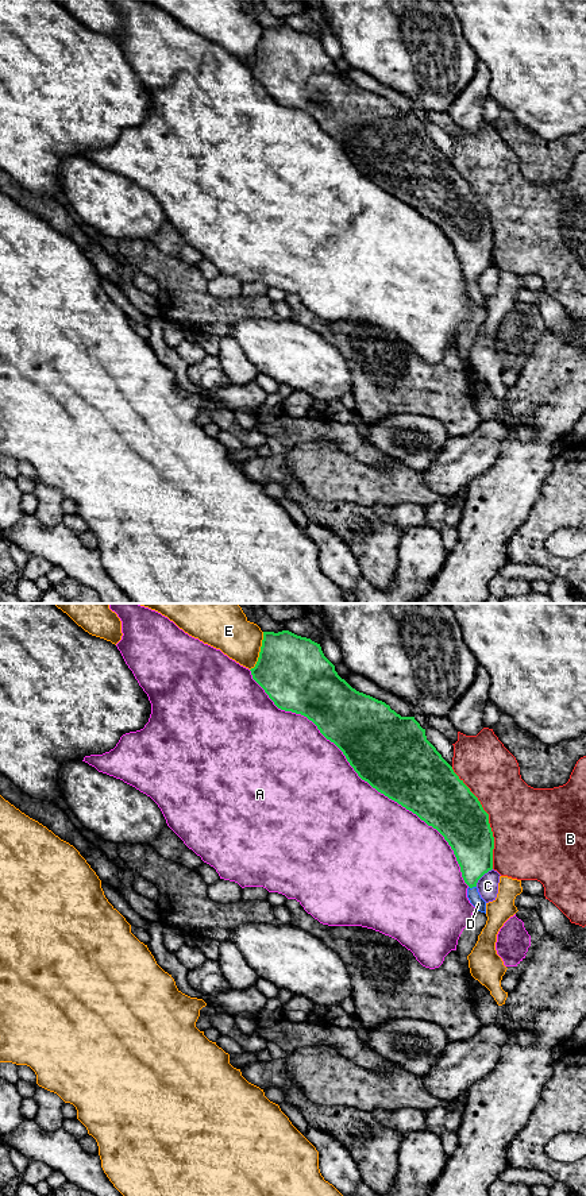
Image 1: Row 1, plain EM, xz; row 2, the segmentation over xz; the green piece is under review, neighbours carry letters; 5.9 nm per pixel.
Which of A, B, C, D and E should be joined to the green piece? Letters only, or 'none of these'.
D

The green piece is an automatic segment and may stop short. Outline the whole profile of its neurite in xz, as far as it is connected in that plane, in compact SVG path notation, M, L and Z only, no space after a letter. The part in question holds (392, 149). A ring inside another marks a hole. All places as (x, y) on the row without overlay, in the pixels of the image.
M289 26L263 27L258 57L250 66L278 104L312 116L320 128L343 147L362 175L416 209L444 232L469 281L470 298L486 309L486 297L481 293L477 278L493 265L494 232L489 209L427 135L425 124L415 112L401 112L385 97L352 84L338 70L320 39Z

